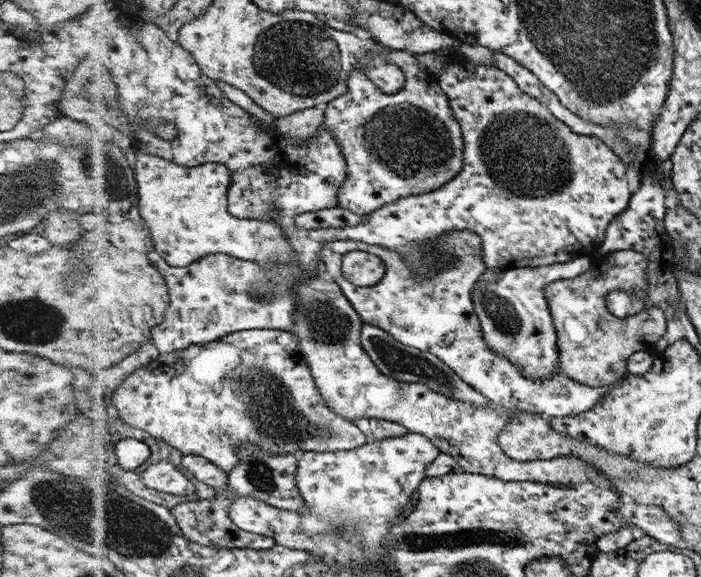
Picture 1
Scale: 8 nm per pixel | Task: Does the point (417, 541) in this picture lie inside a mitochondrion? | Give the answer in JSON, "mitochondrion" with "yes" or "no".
{"mitochondrion":"yes"}

